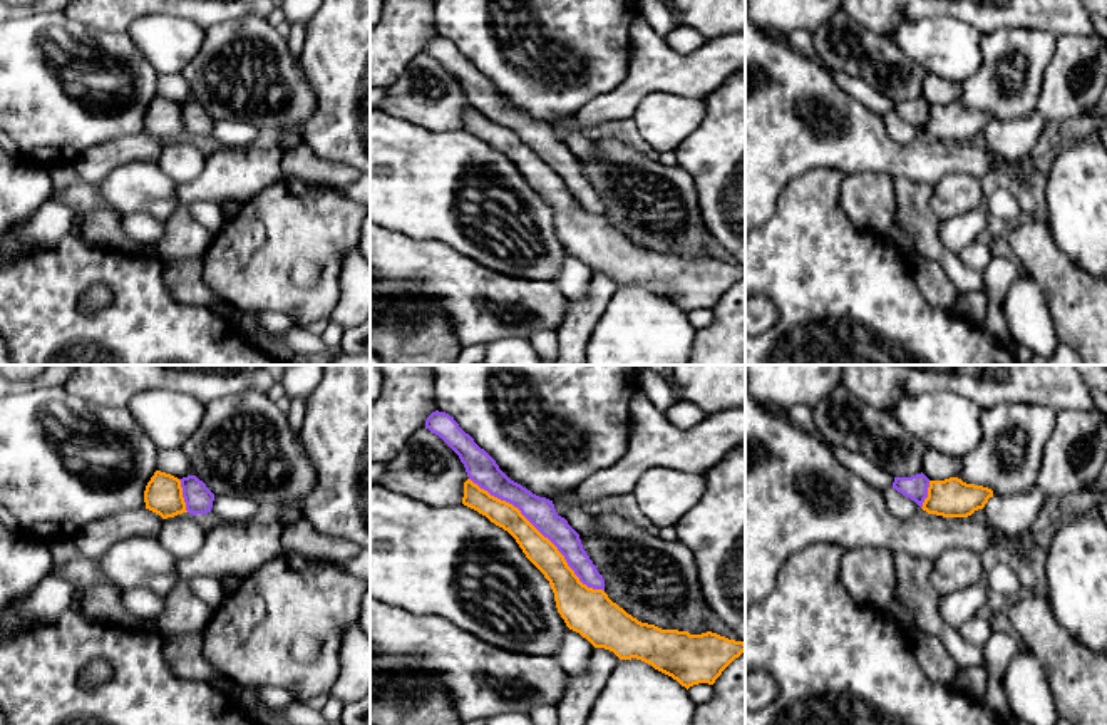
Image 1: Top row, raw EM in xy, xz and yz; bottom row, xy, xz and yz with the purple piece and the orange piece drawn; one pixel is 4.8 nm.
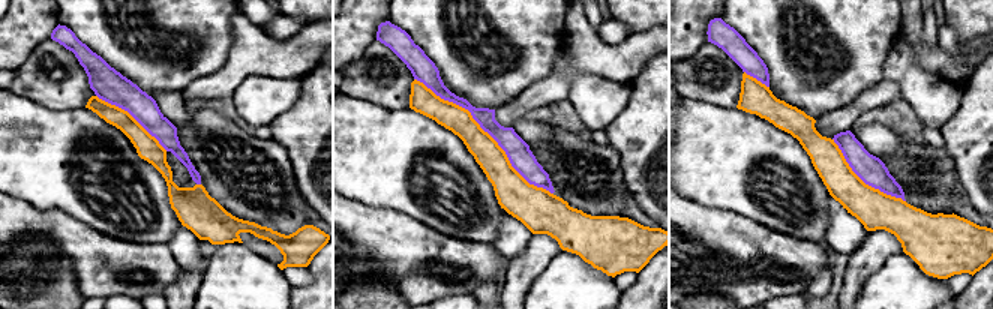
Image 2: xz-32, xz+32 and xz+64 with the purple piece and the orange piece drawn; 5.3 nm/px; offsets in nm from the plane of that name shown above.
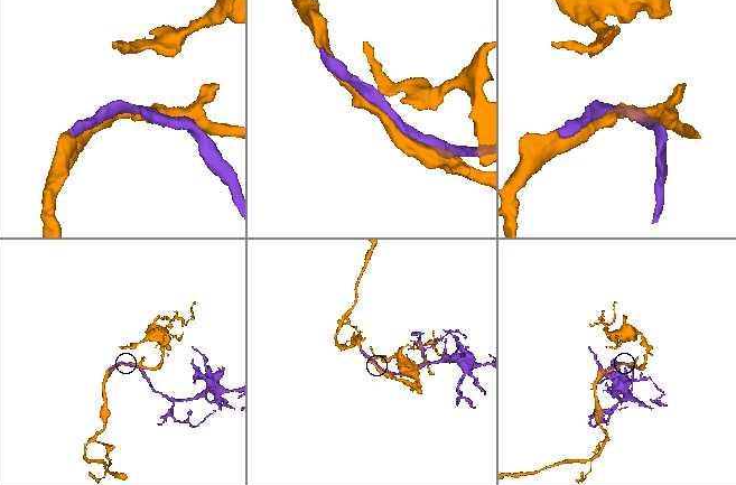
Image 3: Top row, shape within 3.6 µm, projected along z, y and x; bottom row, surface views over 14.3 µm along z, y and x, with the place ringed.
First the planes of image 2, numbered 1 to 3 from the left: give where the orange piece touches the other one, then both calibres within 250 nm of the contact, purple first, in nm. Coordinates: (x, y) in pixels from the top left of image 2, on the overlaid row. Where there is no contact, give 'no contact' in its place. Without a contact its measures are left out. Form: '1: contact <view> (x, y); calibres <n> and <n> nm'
1: contact xz-32 (132, 116); calibres 170 and 130 nm
2: contact xz+32 (486, 131); calibres 130 and 160 nm
3: contact xz+64 (863, 180); calibres 150 and 200 nm

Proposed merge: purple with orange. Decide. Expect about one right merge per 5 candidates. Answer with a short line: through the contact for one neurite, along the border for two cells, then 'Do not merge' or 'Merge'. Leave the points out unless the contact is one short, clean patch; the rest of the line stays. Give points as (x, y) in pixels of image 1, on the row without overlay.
Merge

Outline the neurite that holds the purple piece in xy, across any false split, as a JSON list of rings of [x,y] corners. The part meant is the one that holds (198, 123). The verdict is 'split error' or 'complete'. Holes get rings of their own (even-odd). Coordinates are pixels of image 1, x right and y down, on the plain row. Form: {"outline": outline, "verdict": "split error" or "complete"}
{"outline": [[[156,95],[144,116],[146,134],[159,139],[162,144],[183,137],[211,137],[214,119],[196,100],[178,104],[171,99]]], "verdict": "split error"}

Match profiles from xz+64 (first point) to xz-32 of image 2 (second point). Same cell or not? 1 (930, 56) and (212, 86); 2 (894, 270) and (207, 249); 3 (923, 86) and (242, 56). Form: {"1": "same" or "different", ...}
{"1": "same", "2": "different", "3": "different"}

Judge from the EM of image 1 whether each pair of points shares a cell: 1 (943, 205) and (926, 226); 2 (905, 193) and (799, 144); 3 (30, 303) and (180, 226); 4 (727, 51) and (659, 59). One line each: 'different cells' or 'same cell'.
1: different cells
2: different cells
3: different cells
4: same cell

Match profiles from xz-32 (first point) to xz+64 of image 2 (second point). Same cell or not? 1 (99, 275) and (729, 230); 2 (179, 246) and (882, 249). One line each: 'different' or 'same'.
1: same
2: different

